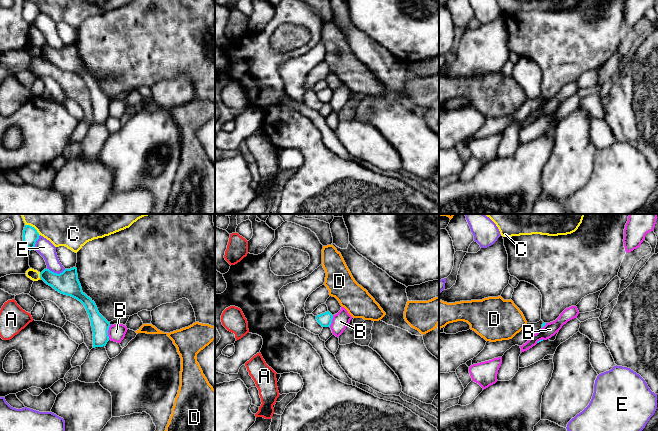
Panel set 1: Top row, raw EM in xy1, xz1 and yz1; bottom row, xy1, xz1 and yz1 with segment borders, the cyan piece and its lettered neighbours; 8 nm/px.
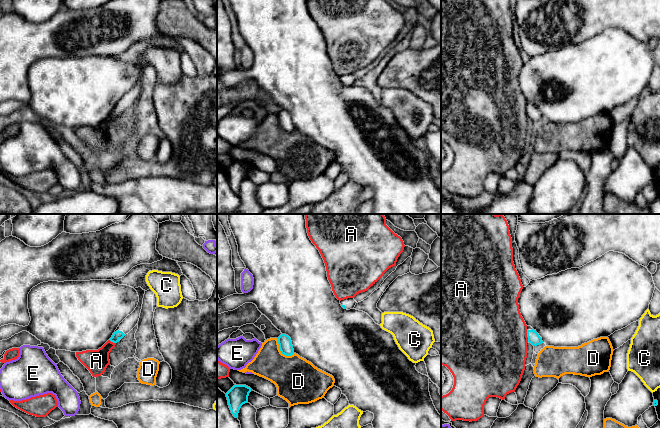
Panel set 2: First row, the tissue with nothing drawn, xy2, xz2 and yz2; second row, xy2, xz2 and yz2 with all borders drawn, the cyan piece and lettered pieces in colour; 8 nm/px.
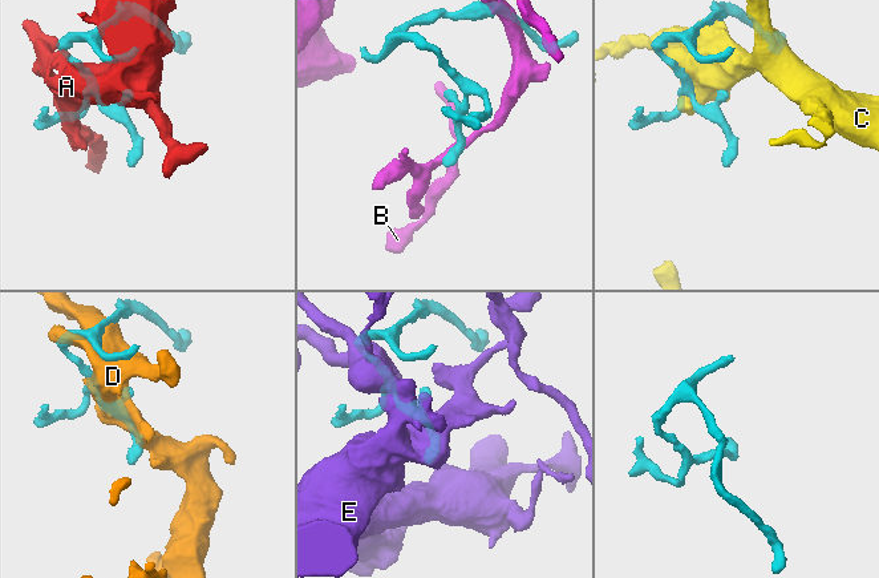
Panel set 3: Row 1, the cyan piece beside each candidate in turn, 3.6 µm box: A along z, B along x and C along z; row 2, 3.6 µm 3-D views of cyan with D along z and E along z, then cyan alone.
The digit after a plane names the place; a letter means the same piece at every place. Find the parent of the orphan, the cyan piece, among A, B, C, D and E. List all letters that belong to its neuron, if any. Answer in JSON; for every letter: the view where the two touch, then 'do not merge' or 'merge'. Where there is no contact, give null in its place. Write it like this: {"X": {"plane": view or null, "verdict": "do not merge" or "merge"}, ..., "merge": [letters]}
{"A": {"plane": "yz2", "verdict": "do not merge"}, "B": {"plane": "xy1", "verdict": "do not merge"}, "C": {"plane": "xy1", "verdict": "do not merge"}, "D": {"plane": "xz2", "verdict": "do not merge"}, "E": {"plane": "xy1", "verdict": "do not merge"}, "merge": []}

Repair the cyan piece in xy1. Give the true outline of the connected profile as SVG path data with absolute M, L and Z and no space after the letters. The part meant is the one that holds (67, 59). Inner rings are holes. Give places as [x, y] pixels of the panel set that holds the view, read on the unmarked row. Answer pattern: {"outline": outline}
{"outline": "M46 44L40 49L40 54L59 69L71 72L84 81L91 97L93 124L106 122L110 98L99 89L95 78L82 67L77 44L65 45L60 50Z"}

